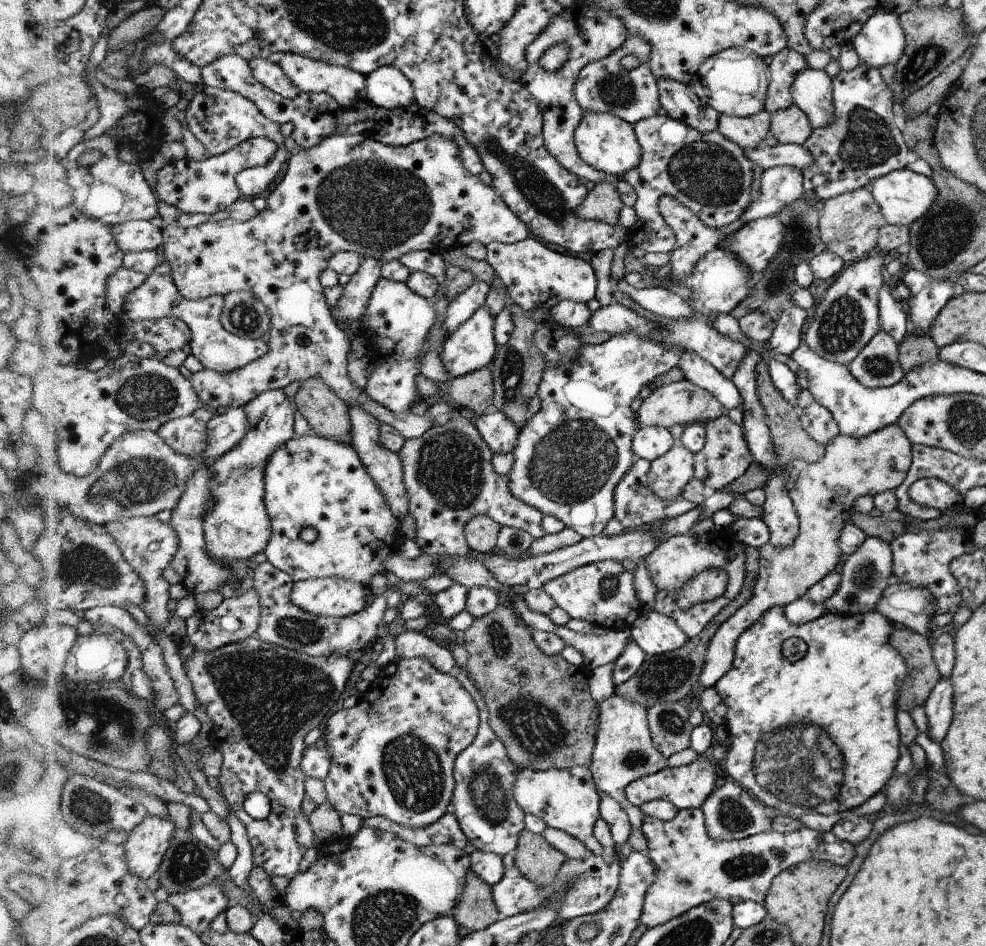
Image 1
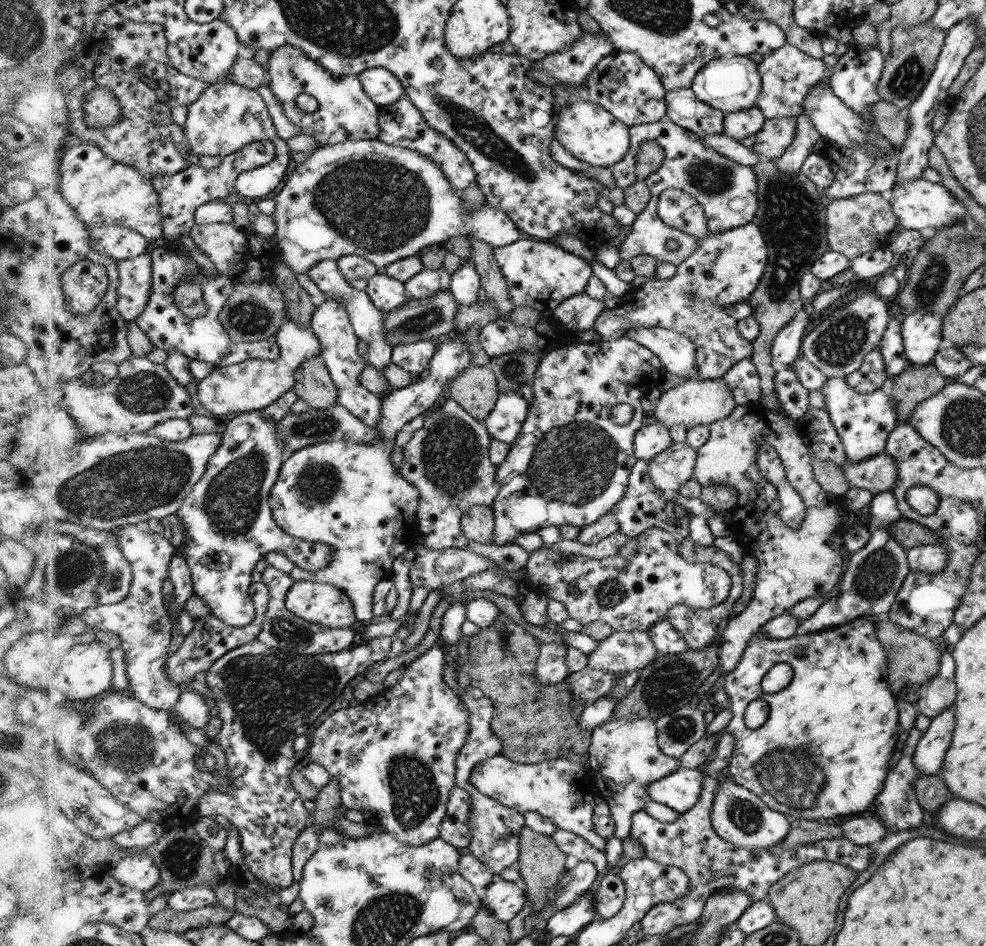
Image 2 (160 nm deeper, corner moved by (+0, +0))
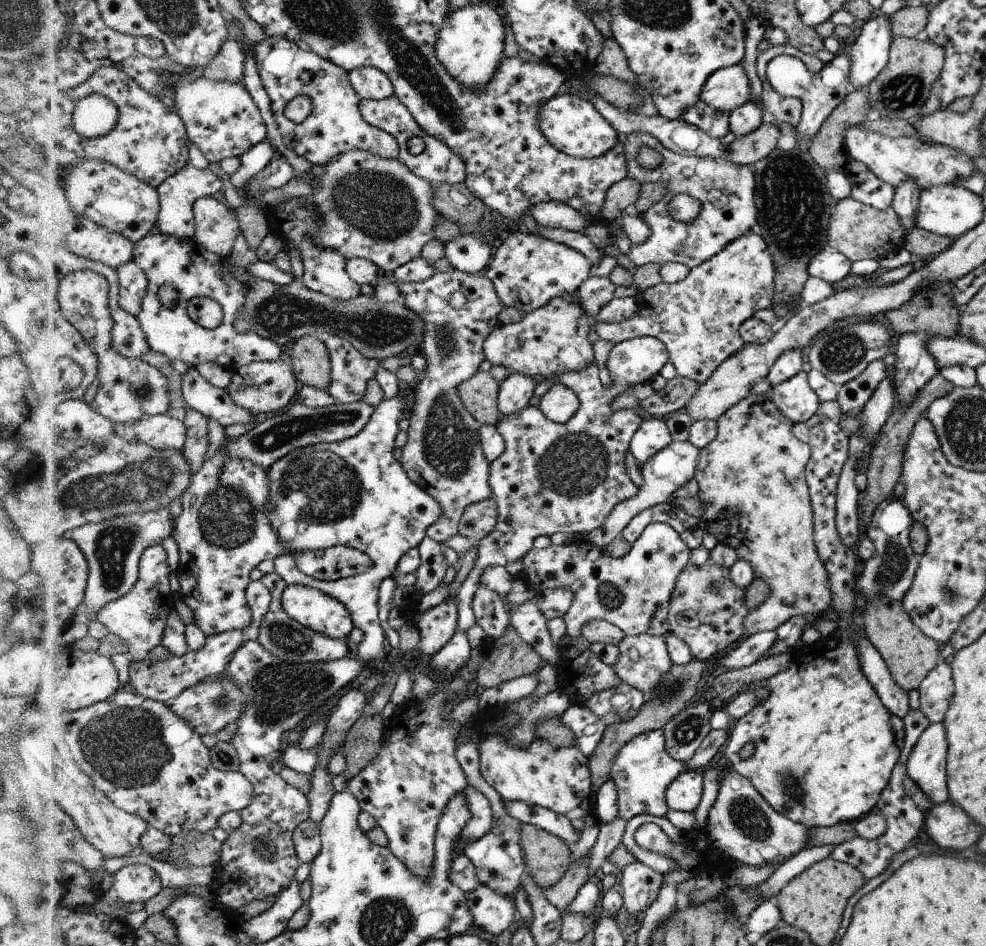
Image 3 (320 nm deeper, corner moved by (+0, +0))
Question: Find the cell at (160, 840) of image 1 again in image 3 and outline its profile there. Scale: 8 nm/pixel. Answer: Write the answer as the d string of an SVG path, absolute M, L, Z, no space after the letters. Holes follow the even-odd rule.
M126 865L115 873L115 894L130 904L144 904L162 892L162 880L150 865Z

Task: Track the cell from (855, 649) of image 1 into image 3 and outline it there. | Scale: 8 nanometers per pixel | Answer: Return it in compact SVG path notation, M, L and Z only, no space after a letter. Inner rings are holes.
M858 620L850 622L848 626L842 626L838 634L830 635L829 637L822 637L818 641L798 648L793 652L793 661L790 666L781 673L770 677L769 679L758 681L749 685L748 687L755 687L762 685L770 691L769 697L754 707L748 714L742 718L733 721L732 726L728 730L727 741L724 744L724 751L726 758L732 768L738 771L742 776L749 778L754 788L768 801L768 804L790 820L803 824L807 829L812 827L831 827L838 823L849 823L850 820L858 820L860 816L864 816L876 809L877 802L881 798L886 785L892 780L892 772L894 765L900 760L901 744L899 740L899 729L891 724L890 712L886 708L885 703L874 686L864 674L862 670L862 662L860 662L860 652L857 650L856 637L865 637L864 626ZM748 742L753 742L756 747L754 755L747 760L740 758L740 749Z

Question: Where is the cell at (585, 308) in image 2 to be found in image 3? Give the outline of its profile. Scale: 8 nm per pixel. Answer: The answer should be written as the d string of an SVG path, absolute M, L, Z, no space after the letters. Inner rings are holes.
M593 275L587 278L581 288L577 290L579 301L586 314L596 318L600 310L613 300L616 287L617 285L612 282L610 276Z

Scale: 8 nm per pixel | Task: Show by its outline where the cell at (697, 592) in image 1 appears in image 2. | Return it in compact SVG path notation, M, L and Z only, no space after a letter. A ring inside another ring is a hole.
M649 528L645 530L637 538L638 548L634 553L634 556L630 558L622 558L620 555L616 554L612 557L604 557L603 559L591 559L584 555L568 555L564 557L562 553L552 551L547 545L543 545L538 550L529 553L529 559L524 568L524 578L527 587L536 591L539 595L544 595L548 599L554 599L557 601L562 601L567 606L568 618L577 620L581 625L589 625L590 623L596 621L602 621L606 624L609 624L614 631L644 631L648 632L653 628L654 625L657 625L660 621L665 620L666 612L673 608L676 605L682 605L685 607L693 607L694 609L709 609L715 606L718 606L721 602L724 602L729 597L729 592L731 589L731 578L728 572L726 572L722 567L717 567L711 565L710 563L689 563L680 554L680 547L682 540L679 540L677 537L672 535L661 528Z

